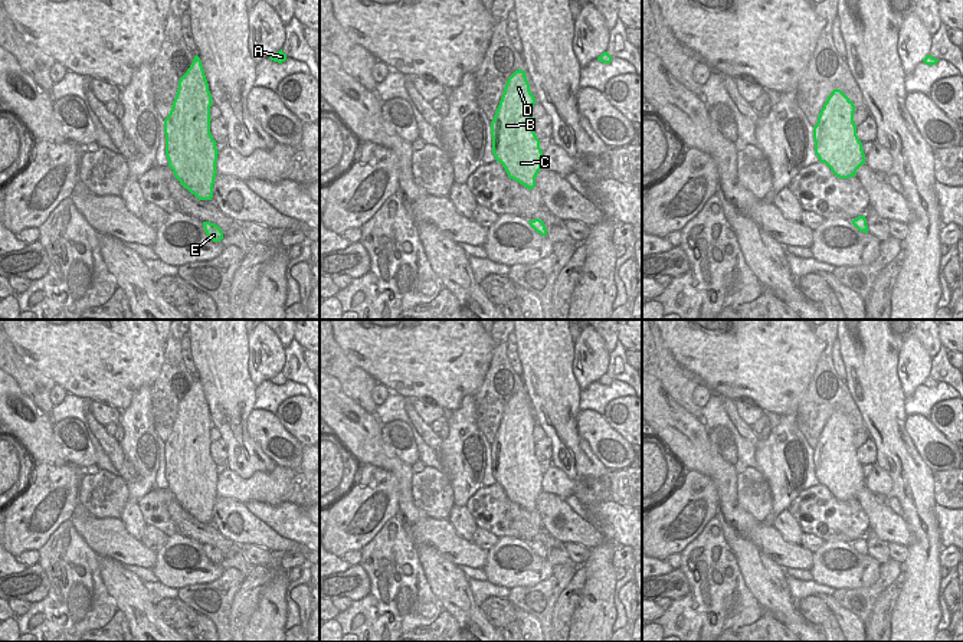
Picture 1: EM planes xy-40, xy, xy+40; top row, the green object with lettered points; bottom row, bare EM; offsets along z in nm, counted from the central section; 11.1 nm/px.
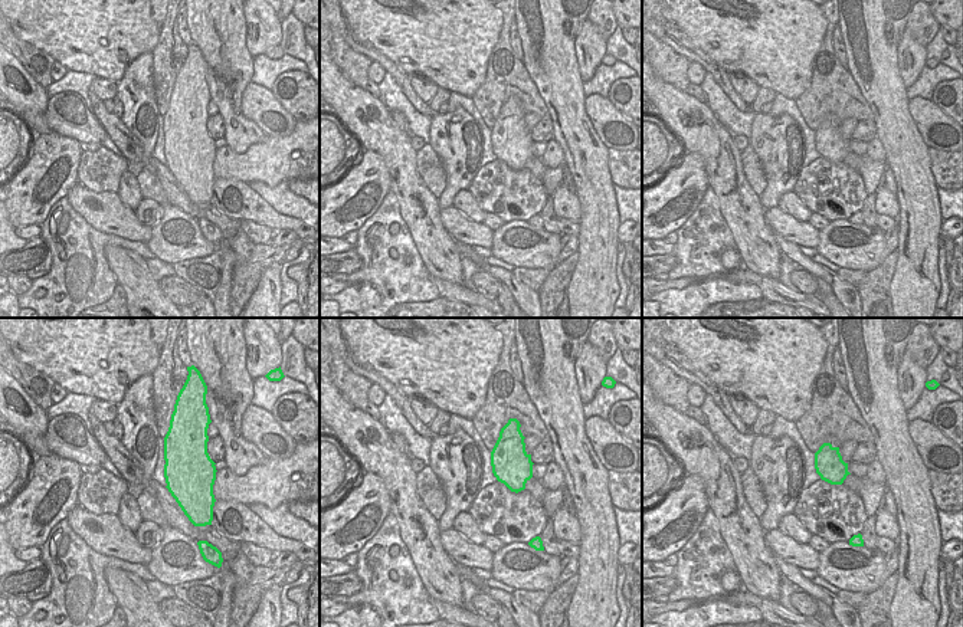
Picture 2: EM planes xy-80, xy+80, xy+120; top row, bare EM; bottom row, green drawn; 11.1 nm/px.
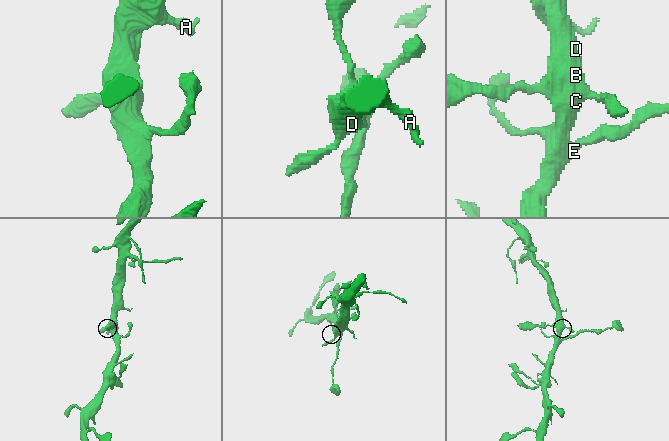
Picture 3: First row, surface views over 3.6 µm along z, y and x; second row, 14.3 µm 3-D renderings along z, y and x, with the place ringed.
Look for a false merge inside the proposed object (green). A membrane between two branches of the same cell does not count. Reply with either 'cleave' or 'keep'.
keep

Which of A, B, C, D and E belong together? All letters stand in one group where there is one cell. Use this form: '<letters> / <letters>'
A B C D E

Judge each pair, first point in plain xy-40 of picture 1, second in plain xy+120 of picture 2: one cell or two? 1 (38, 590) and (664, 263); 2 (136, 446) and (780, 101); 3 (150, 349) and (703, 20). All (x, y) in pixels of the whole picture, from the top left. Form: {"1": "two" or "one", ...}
{"1": "one", "2": "two", "3": "one"}

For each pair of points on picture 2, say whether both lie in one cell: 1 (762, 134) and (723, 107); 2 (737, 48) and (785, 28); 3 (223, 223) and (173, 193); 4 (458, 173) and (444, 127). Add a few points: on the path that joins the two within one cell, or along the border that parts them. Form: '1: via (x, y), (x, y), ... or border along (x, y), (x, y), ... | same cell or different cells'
1: border along (754, 114), (749, 140) | different cells
2: via (749, 36), (756, 29), (773, 29) | same cell
3: via (210, 212), (193, 210), (186, 204) | same cell
4: via (455, 161), (455, 145), (448, 138) | same cell

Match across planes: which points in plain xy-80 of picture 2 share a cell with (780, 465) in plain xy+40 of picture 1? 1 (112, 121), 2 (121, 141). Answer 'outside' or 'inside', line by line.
1: outside
2: outside

